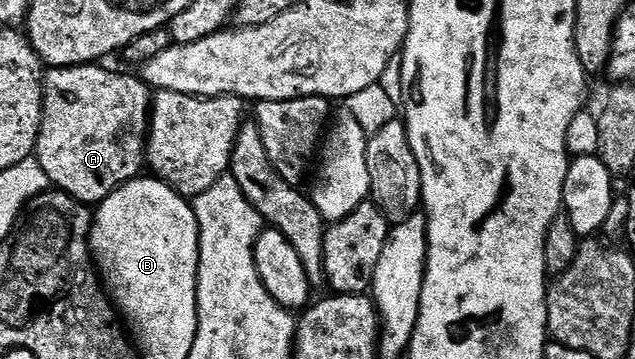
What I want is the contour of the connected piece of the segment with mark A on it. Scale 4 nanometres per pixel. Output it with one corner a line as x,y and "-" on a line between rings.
81,65
79,67
52,67
44,77
44,112
40,118
40,132
36,138
34,157
42,165
49,184
53,188
73,195
79,203
85,205
99,205
110,193
114,193
124,183
130,182
141,174
146,167
146,152
148,150
148,124
152,114
153,92
143,78
132,75
119,75
116,71
107,71
104,65

